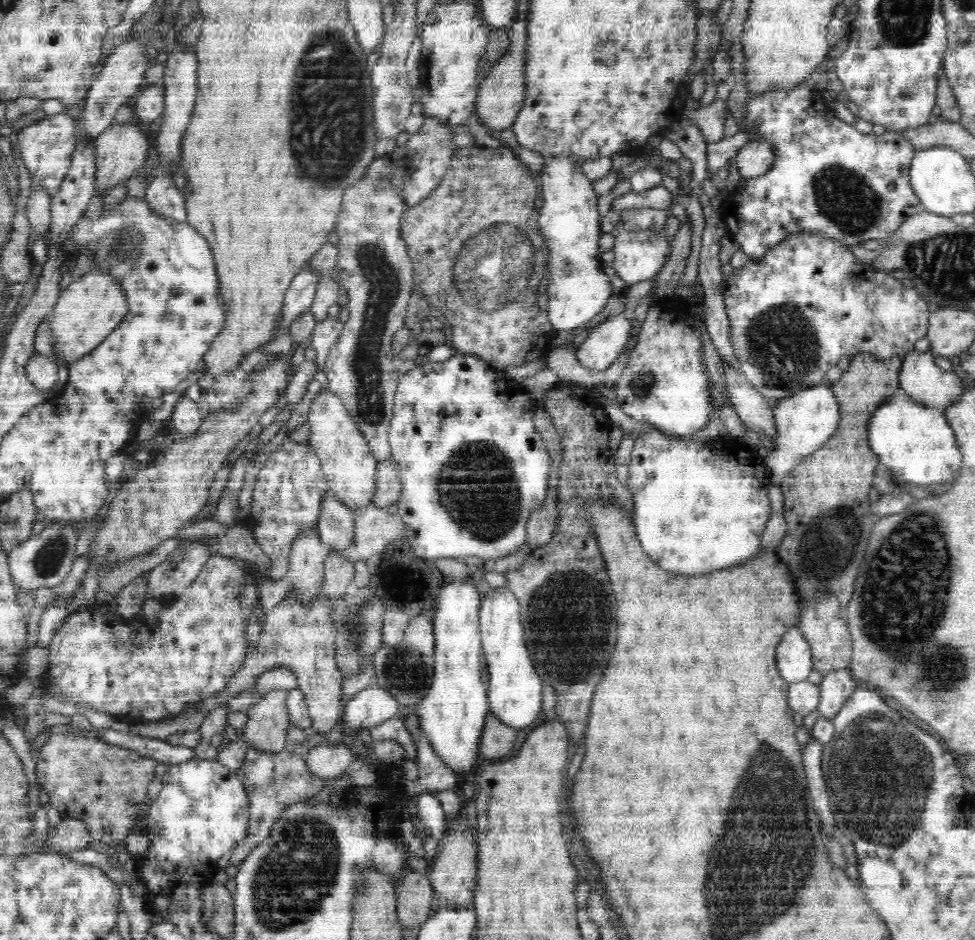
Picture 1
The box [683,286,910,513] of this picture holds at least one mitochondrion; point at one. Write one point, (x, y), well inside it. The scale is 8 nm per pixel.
(783, 347)

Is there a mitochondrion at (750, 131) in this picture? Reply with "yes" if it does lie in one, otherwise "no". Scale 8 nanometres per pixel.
no

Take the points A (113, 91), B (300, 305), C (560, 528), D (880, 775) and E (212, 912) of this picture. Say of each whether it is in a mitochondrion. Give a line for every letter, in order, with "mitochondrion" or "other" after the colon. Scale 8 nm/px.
A: mitochondrion
B: other
C: other
D: mitochondrion
E: mitochondrion

